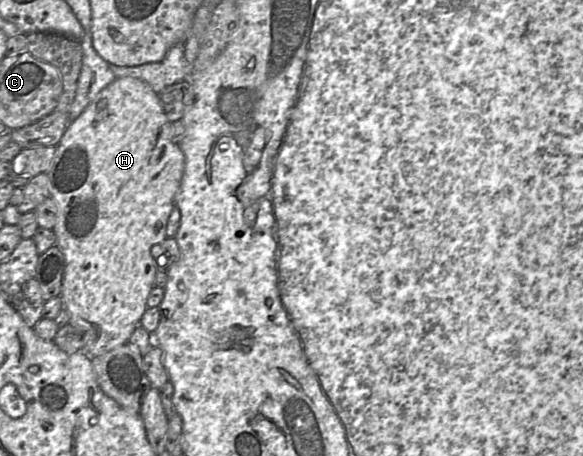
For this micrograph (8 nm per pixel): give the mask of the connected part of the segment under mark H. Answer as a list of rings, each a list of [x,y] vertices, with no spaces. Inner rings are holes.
[[[116,78],[111,84],[100,91],[96,98],[86,107],[81,115],[67,126],[53,158],[47,175],[50,179],[50,197],[57,207],[57,222],[52,229],[56,235],[56,245],[65,257],[65,272],[61,298],[63,308],[70,313],[70,324],[82,331],[84,336],[84,352],[90,357],[96,357],[128,343],[130,335],[137,326],[147,308],[147,298],[155,286],[156,263],[151,255],[151,249],[161,244],[166,237],[166,225],[172,209],[176,206],[178,192],[183,174],[183,155],[181,144],[171,139],[171,123],[166,117],[159,94],[145,82],[133,78]]]

